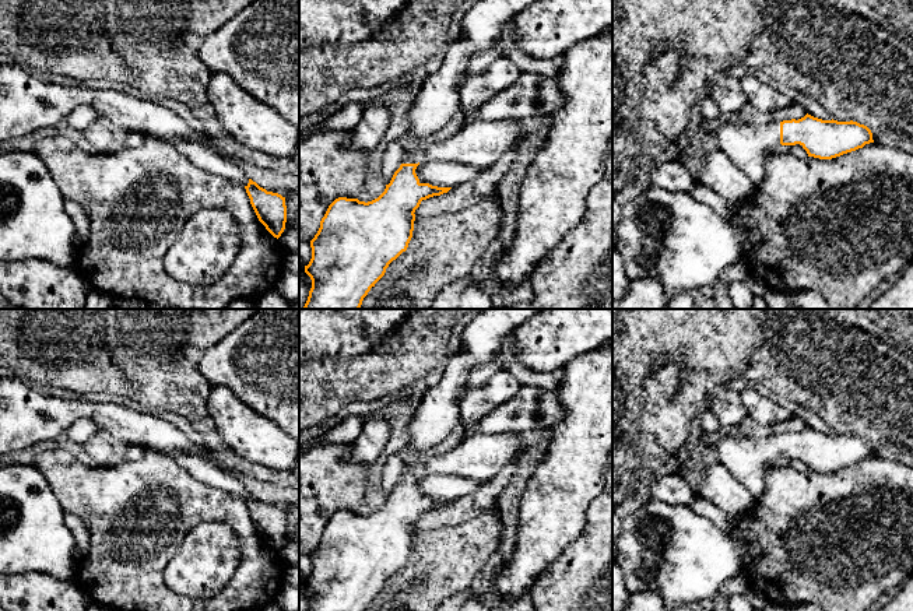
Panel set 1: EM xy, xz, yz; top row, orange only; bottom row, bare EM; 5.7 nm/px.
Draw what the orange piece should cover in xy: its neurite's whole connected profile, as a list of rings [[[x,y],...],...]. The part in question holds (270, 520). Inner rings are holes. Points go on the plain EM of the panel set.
[[[249,492],[245,502],[259,534],[278,552],[287,535],[285,510],[278,506],[267,505],[252,492]]]

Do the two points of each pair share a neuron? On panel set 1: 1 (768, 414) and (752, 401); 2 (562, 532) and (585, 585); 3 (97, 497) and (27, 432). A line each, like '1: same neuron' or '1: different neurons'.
1: same neuron
2: different neurons
3: different neurons

